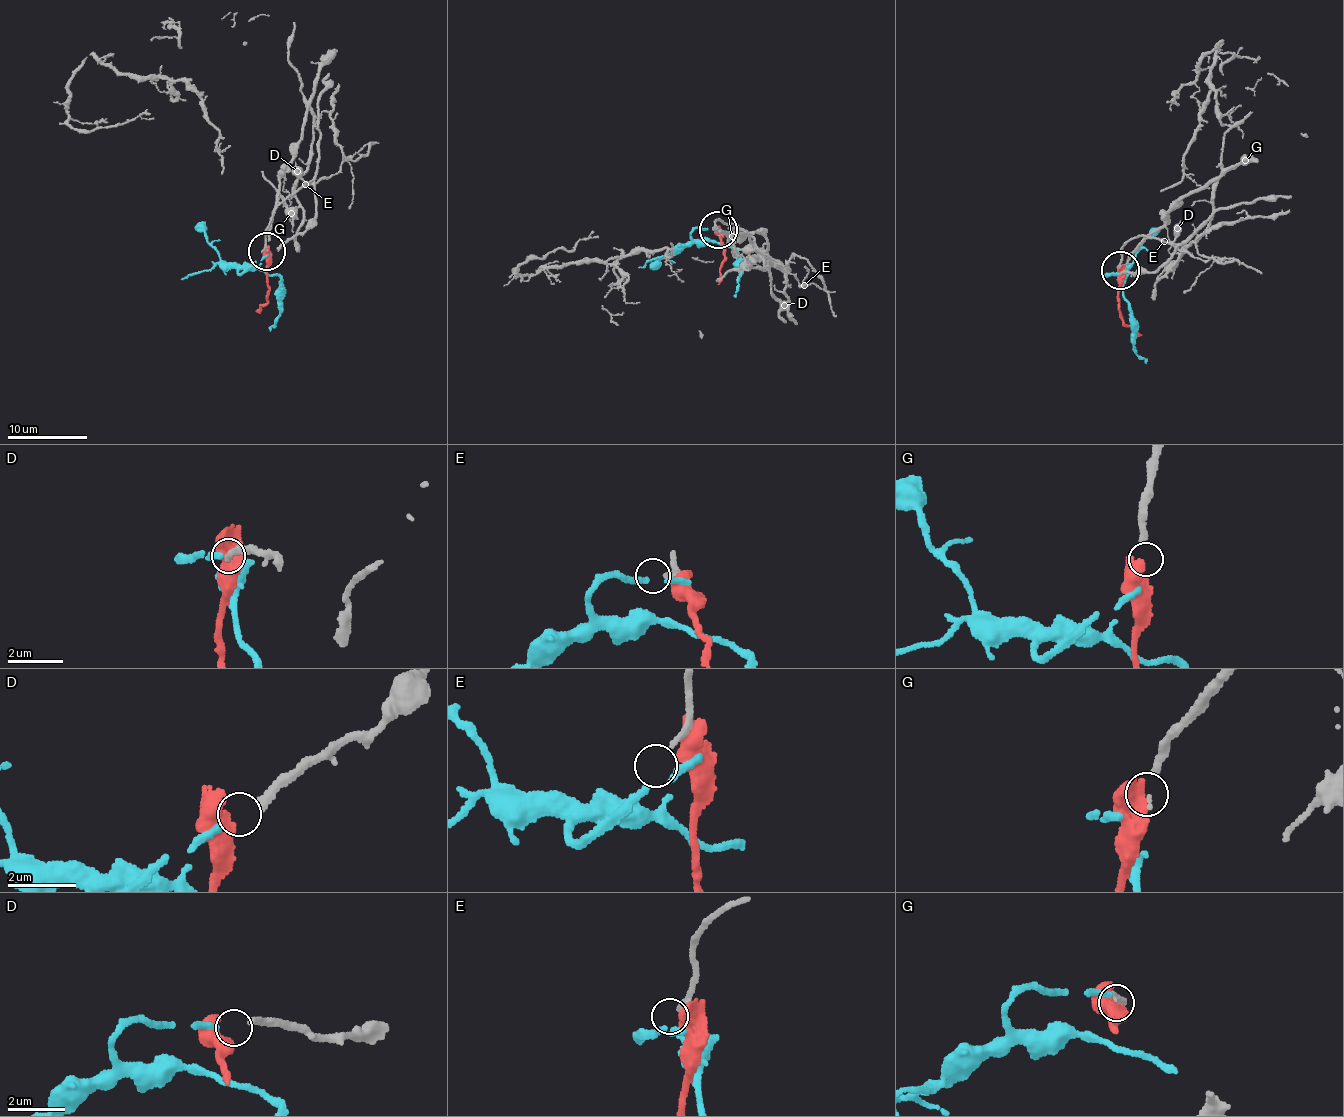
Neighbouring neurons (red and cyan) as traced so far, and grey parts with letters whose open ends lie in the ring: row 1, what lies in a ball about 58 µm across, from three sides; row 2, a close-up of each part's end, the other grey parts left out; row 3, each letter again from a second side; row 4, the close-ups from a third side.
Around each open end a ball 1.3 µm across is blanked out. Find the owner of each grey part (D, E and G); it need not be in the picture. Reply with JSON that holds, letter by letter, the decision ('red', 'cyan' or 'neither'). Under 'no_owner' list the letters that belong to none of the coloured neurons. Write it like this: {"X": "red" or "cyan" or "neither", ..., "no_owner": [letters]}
{"D": "cyan", "E": "neither", "G": "red", "no_owner": ["E"]}

